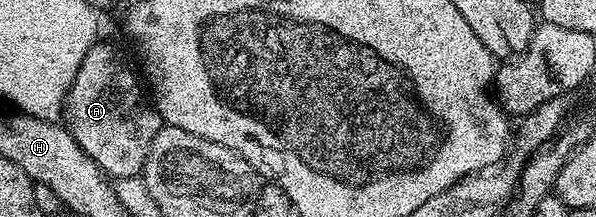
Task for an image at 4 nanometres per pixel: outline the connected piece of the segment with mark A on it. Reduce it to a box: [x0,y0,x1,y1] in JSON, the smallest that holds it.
[61,43,161,177]

